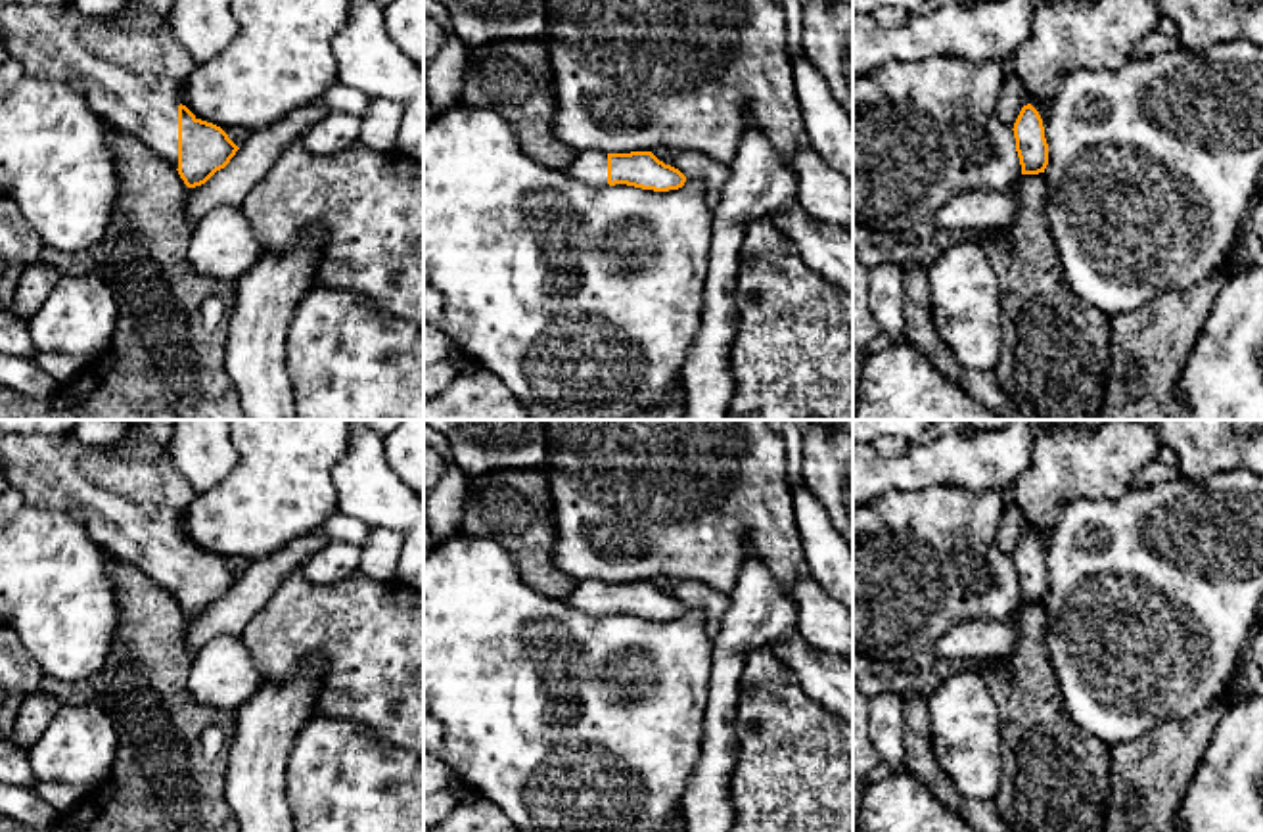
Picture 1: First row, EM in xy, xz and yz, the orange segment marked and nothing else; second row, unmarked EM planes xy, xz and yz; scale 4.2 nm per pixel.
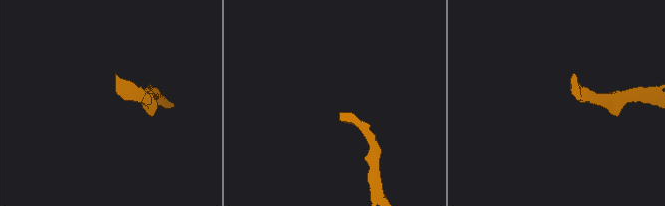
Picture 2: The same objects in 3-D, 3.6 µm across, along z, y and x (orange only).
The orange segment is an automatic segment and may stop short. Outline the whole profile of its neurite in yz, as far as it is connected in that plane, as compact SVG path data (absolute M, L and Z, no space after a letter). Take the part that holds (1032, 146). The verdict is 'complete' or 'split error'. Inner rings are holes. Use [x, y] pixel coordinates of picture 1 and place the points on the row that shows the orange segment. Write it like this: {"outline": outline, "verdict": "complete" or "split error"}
{"outline": "M1035 0L1029 38L1012 56L1016 75L1025 86L1025 100L1012 125L1022 174L1045 173L1048 144L1045 119L1060 77L1077 69L1114 71L1131 58L1137 42L1156 29L1160 12L1154 0Z", "verdict": "split error"}

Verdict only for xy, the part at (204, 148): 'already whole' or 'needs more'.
needs more

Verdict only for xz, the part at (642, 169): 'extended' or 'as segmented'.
extended

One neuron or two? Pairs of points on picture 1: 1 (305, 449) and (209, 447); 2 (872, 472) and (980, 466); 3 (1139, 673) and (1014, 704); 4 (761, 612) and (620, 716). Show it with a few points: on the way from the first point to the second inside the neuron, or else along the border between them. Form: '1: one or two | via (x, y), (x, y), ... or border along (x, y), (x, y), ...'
1: two | border along (232, 439), (236, 464), (211, 485)
2: one | via (899, 472), (911, 472), (920, 466), (953, 466)
3: two | border along (1047, 648), (1062, 708), (1083, 731)
4: two | border along (713, 639), (708, 693)

